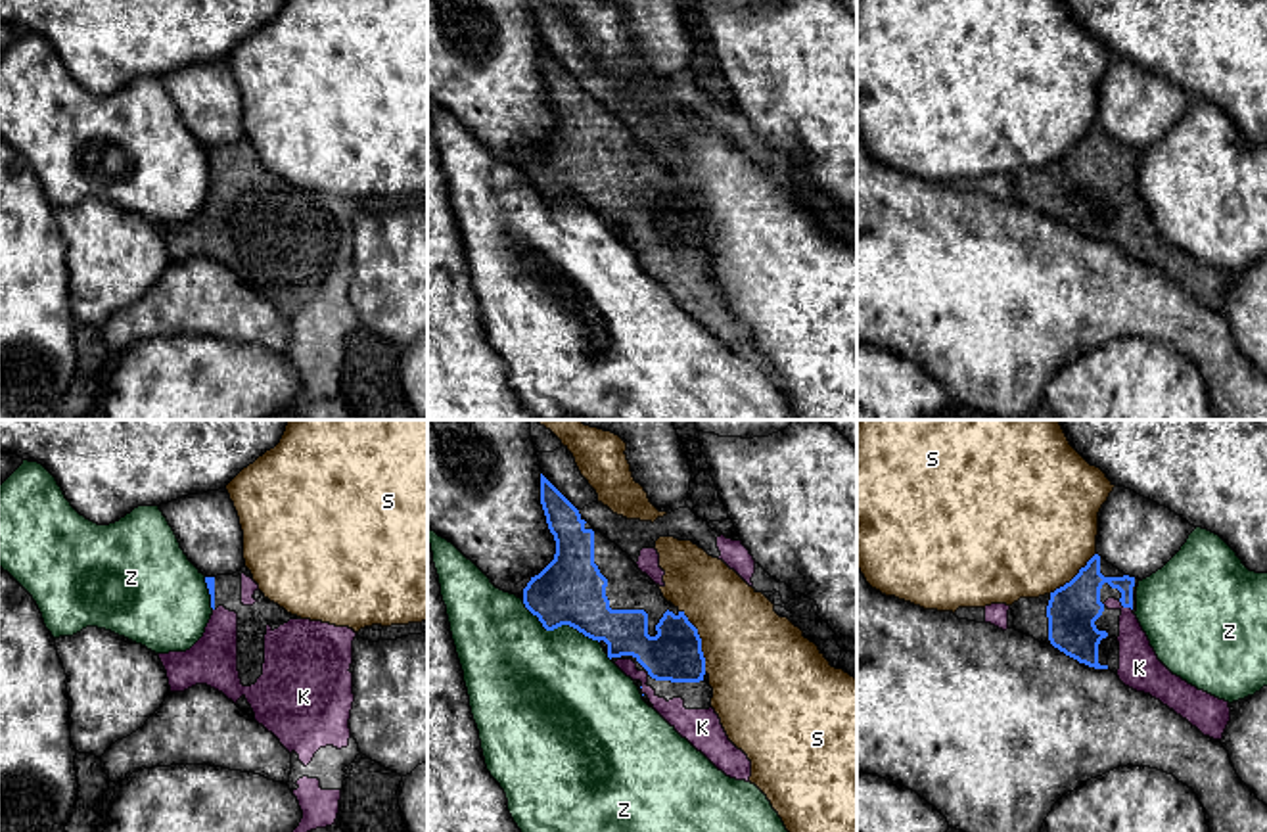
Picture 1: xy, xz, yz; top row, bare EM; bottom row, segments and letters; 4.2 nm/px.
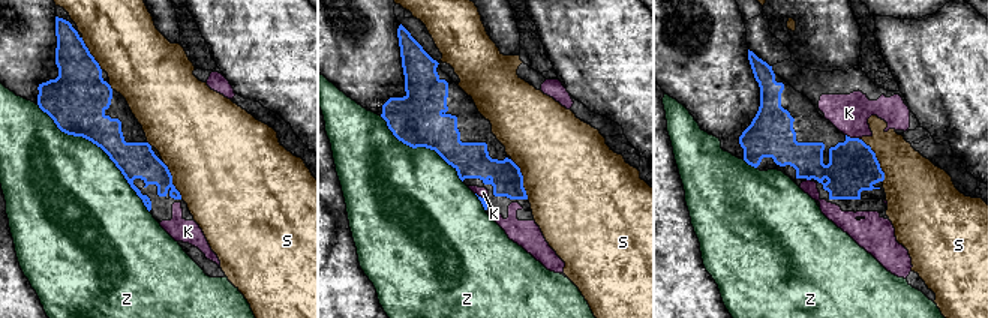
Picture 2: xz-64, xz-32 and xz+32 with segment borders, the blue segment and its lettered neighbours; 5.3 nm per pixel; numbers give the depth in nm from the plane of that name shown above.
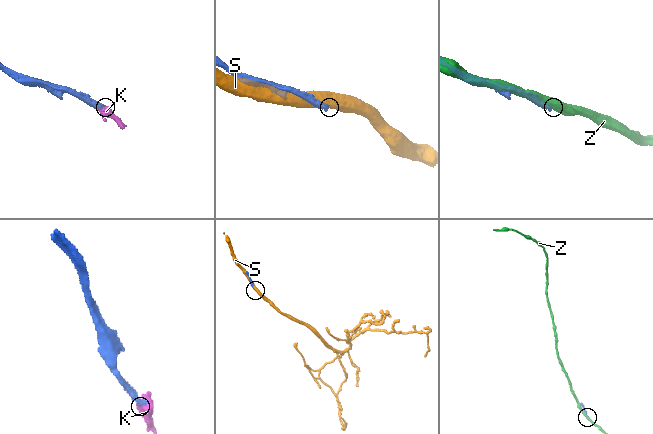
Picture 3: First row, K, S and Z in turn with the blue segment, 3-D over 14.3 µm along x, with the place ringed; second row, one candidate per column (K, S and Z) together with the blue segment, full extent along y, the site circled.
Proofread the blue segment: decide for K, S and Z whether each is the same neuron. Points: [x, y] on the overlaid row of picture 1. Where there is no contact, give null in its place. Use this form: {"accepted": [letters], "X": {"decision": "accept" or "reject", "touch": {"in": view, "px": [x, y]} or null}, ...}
{"accepted": ["K"], "K": {"decision": "accept", "touch": {"in": "yz", "px": [1126, 606]}}, "S": {"decision": "reject", "touch": {"in": "xz", "px": [700, 641]}}, "Z": {"decision": "reject", "touch": {"in": "xz", "px": [558, 625]}}}

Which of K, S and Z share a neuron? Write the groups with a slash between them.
K / S / Z

